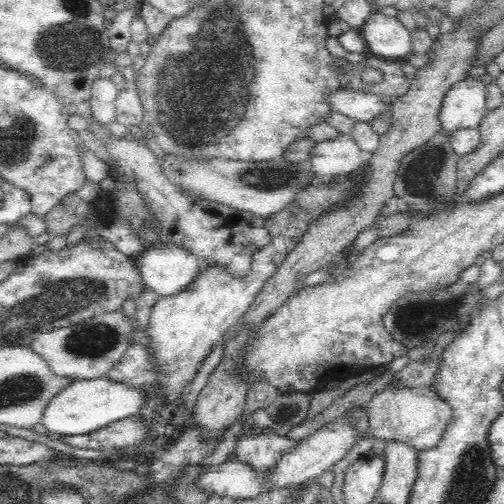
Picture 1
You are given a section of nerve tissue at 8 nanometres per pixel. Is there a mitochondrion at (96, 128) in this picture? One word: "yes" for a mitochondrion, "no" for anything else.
no

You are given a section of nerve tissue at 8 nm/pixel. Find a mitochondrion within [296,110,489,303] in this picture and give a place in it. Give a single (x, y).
(422, 177)

